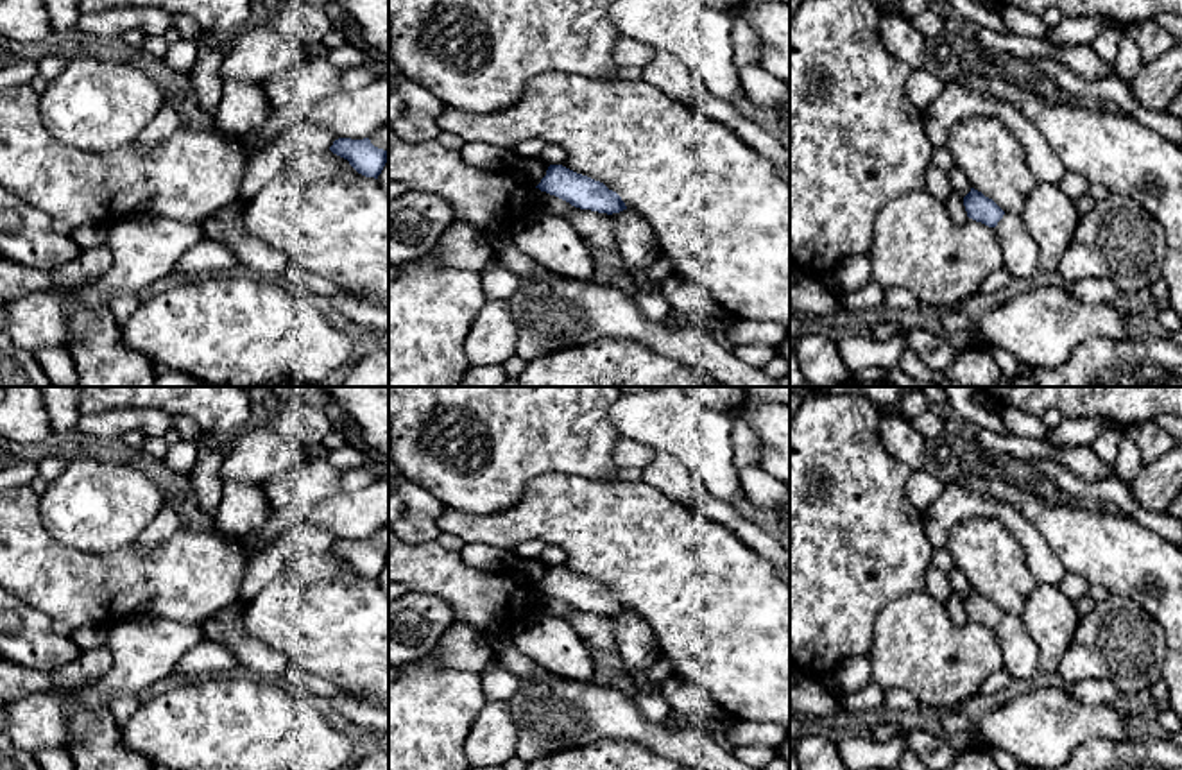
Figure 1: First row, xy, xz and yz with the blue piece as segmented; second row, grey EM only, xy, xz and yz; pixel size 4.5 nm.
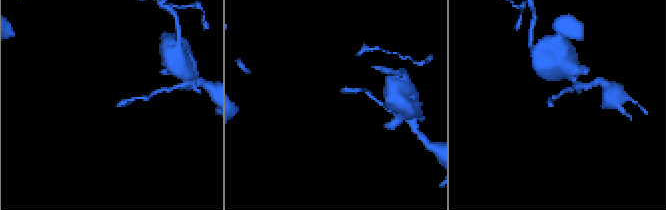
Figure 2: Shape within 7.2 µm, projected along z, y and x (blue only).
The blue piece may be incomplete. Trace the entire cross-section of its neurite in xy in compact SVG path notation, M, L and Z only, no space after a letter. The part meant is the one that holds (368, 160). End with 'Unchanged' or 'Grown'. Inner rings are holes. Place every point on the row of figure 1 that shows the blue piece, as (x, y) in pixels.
M338 138L333 141L330 150L347 159L349 165L358 174L374 179L378 179L385 163L389 161L389 152L374 147L369 138L364 140Z. Unchanged

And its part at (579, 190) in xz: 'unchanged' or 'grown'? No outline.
unchanged

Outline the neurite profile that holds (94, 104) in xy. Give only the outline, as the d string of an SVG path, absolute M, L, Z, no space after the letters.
M75 57L47 84L39 113L59 141L109 152L136 141L165 104L163 91L140 68Z

